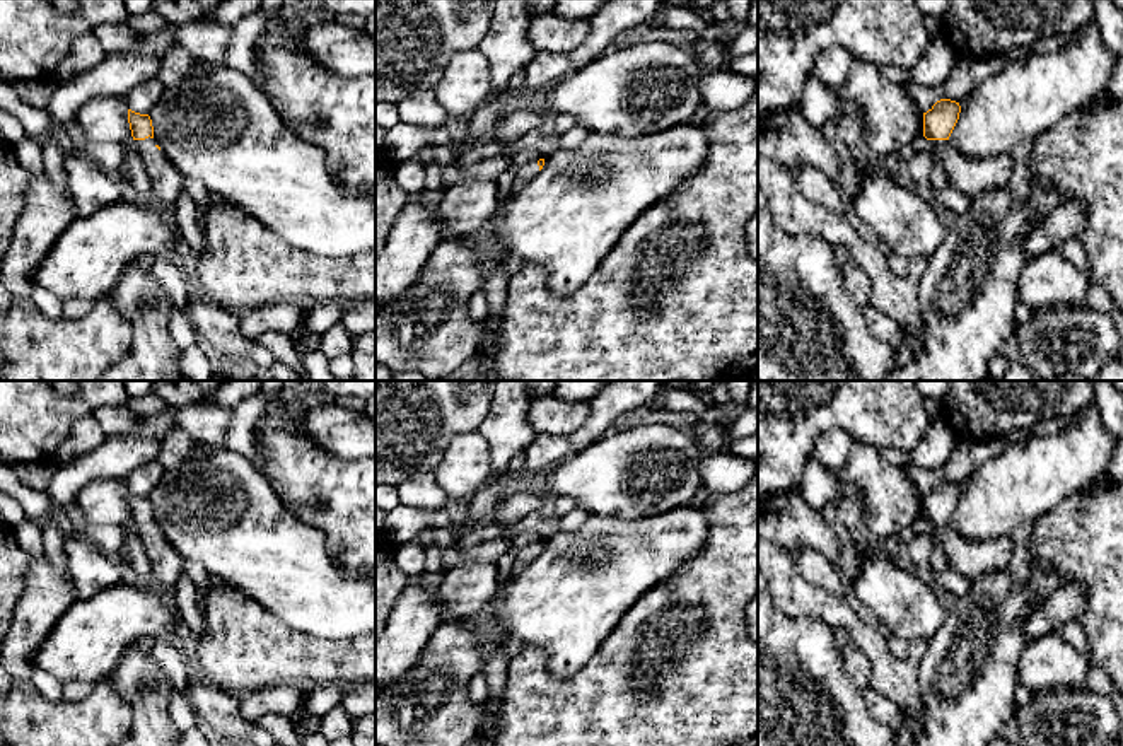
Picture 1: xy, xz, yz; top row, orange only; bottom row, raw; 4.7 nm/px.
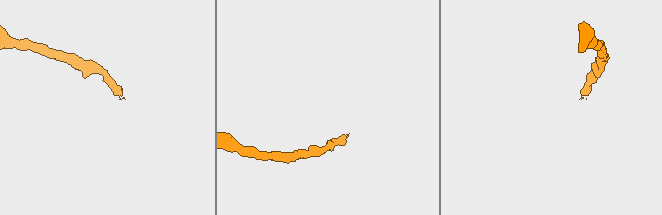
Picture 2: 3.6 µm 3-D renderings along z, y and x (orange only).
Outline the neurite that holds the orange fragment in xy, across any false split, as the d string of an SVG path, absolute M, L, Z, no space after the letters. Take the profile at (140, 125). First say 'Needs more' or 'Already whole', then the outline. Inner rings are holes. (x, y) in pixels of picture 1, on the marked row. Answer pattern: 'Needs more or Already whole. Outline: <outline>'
Needs more. Outline: M128 109L131 137L137 142L137 154L152 183L152 193L174 213L176 201L184 188L184 176L172 166L154 140L154 126L148 114Z

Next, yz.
Needs more. Outline: M951 99L937 101L923 113L923 137L930 142L930 155L939 160L947 172L952 189L968 198L1005 188L1014 171L1014 159L1004 154L995 159L973 160L949 147L949 137L959 119L961 106Z

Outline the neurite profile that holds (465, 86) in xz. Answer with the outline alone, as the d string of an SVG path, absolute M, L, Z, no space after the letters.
M464 50L451 56L440 68L433 92L454 118L469 118L481 108L492 96L490 63L481 50Z

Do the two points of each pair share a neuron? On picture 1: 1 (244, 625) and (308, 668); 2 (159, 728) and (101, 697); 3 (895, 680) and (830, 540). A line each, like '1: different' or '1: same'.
1: same
2: different
3: different

